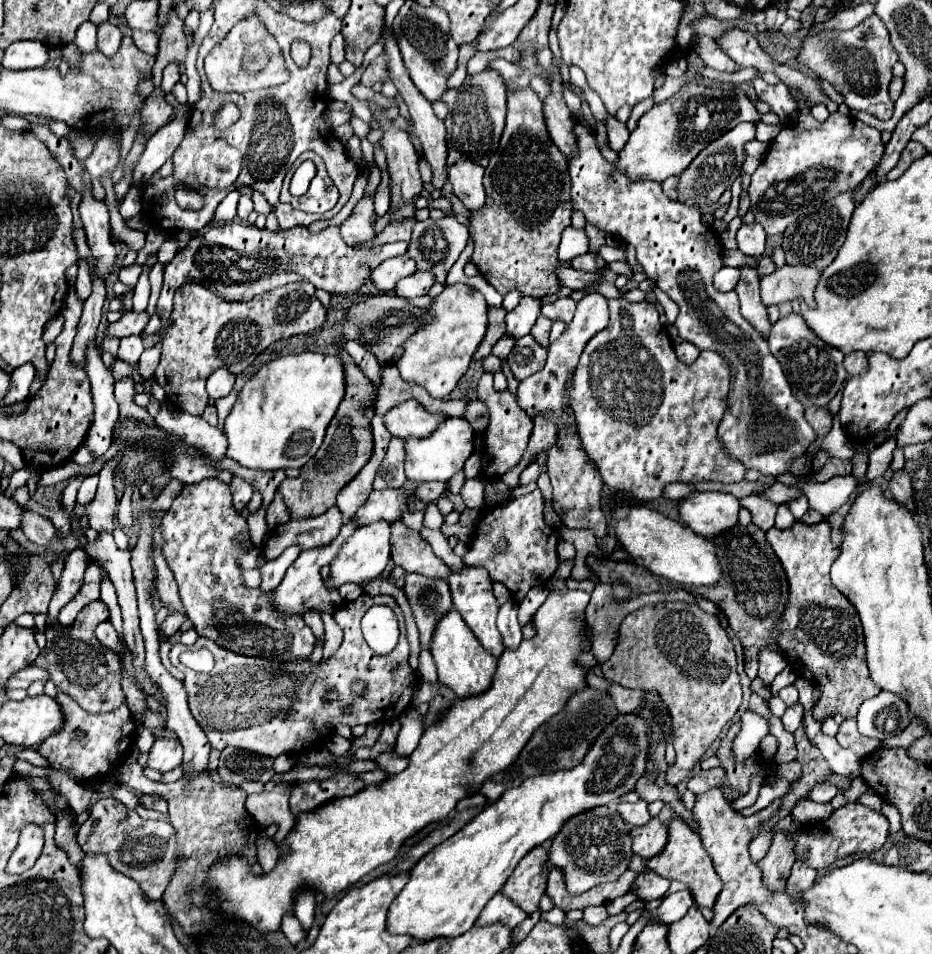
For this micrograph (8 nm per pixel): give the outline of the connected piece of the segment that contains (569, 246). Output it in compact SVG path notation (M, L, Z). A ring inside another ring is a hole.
M566 227L562 233L562 261L570 261L588 251L588 237L584 229Z

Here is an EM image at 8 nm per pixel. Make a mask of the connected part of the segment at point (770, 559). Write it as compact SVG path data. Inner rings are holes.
M740 523L714 535L712 543L716 547L716 555L722 567L720 583L712 587L686 587L680 583L668 583L670 587L682 587L688 589L694 595L706 597L712 603L716 603L724 615L728 617L728 623L736 637L740 639L744 647L744 669L750 679L758 675L758 651L764 645L772 645L774 637L772 631L776 627L776 621L780 619L786 601L788 601L788 581L786 573L774 555L772 547L766 541L766 533L758 529L754 523L748 527L742 527Z

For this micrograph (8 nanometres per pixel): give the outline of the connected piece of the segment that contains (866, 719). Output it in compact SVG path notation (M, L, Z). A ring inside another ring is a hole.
M882 691L880 695L864 701L860 705L860 711L856 715L858 721L858 731L866 737L876 737L876 739L886 739L892 737L900 731L906 729L906 725L910 723L910 713L906 709L904 699L900 699L898 695L892 695L890 691ZM888 717L894 717L898 721L894 731L886 731L884 723Z

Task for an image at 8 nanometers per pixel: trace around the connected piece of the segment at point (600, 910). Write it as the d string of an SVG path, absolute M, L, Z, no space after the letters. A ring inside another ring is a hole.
M604 905L590 906L583 911L583 914L584 920L592 926L599 925L608 916Z

